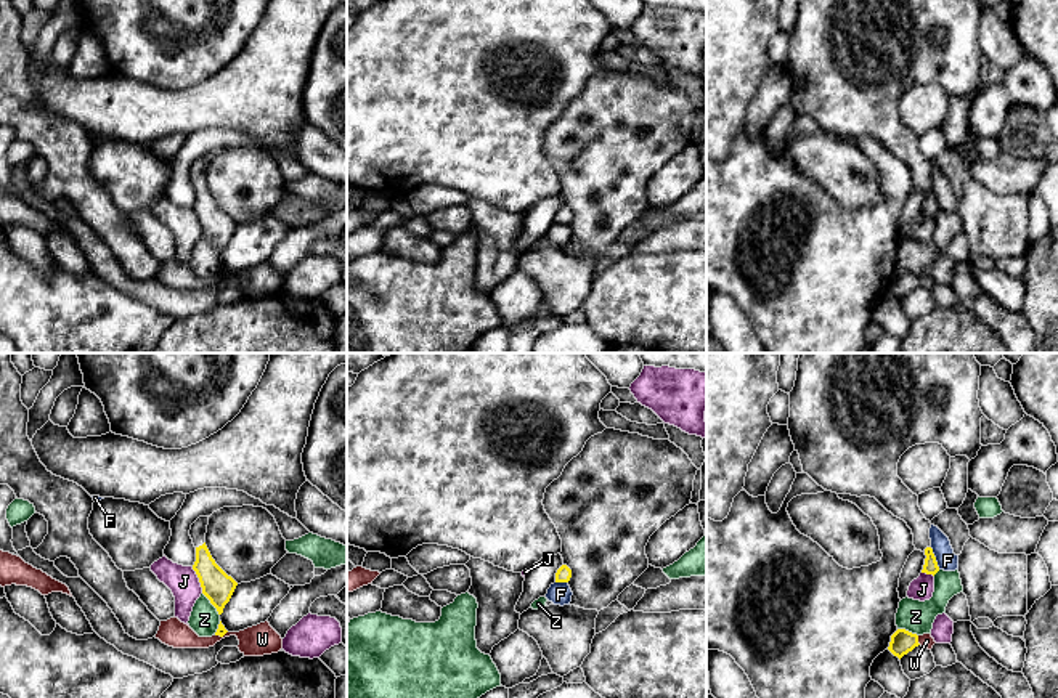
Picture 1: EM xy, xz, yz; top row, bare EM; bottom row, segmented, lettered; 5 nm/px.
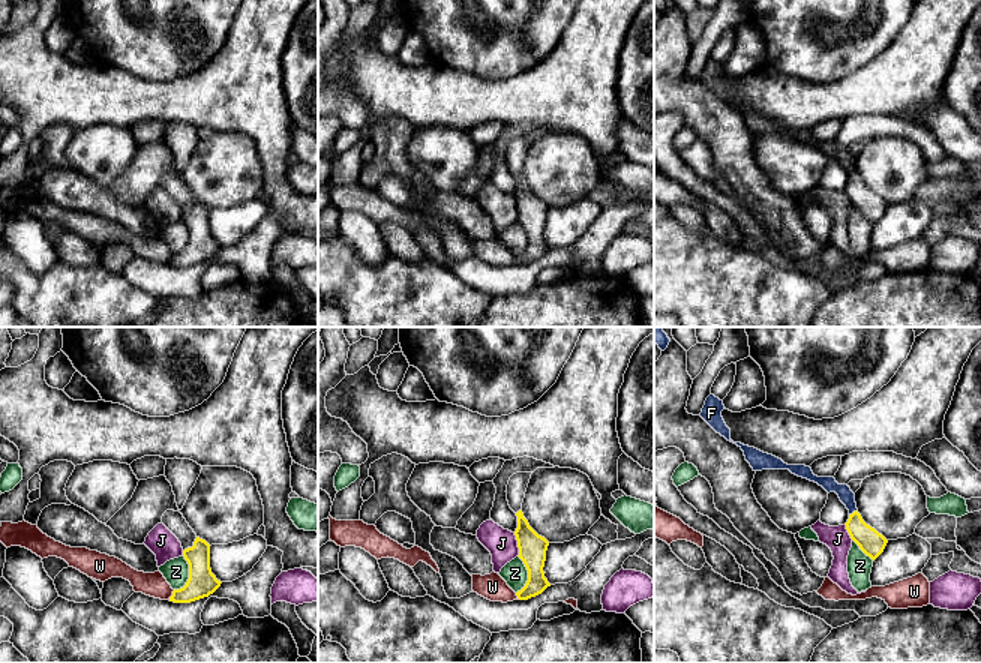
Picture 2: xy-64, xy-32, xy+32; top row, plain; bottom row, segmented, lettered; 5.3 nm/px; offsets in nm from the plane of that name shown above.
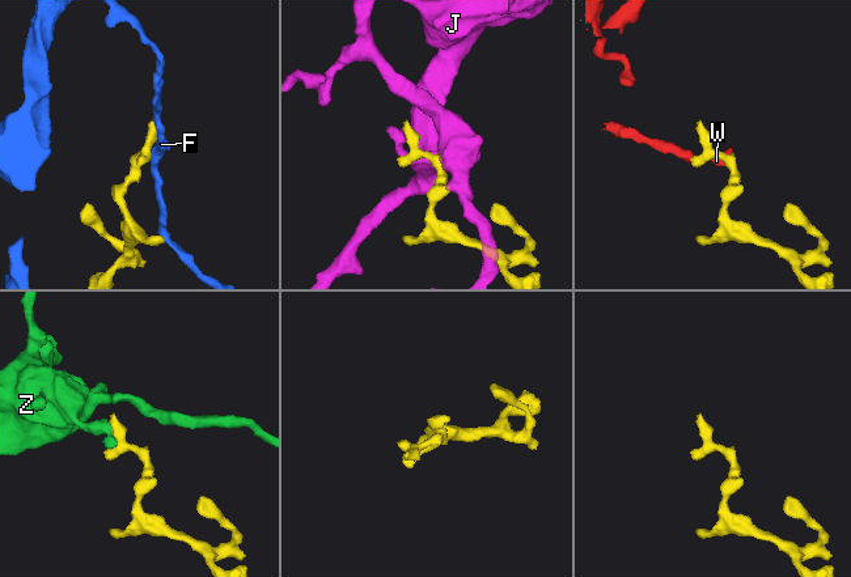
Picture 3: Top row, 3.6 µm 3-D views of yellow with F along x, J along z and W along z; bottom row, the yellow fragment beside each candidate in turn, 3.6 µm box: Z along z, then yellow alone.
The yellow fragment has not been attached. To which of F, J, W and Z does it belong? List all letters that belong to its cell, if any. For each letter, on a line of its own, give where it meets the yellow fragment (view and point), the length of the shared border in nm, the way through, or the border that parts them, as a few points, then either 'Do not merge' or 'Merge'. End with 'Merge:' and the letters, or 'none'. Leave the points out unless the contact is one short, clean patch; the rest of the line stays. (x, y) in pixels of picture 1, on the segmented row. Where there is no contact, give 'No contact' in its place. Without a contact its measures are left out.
F: Touches yellow at yz (935, 559). Shared border 120 nm. Boundary: yz (930, 547), (939, 568). Do not merge
J: Touches yellow at xy (199, 580). Shared border 150 nm. Boundary: xy (191, 567), (203, 592). Do not merge
W: Touches yellow at yz (917, 641). Shared border 50 nm. Boundary: yz (917, 636), (920, 644). Do not merge
Z: Touches yellow at xy (211, 602). Shared border 150 nm. Boundary: xy (203, 592), (219, 615). Do not merge
Merge: none

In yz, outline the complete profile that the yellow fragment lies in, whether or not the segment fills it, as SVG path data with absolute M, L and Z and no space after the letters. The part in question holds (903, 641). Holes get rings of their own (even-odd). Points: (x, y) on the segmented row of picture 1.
M897 629L893 635L891 635L891 642L888 650L897 656L899 659L907 655L909 651L912 651L915 647L918 647L918 635L912 634L905 629Z

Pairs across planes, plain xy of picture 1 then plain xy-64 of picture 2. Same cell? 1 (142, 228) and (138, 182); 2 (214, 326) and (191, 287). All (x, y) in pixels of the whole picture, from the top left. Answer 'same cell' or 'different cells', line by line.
1: different cells
2: different cells

